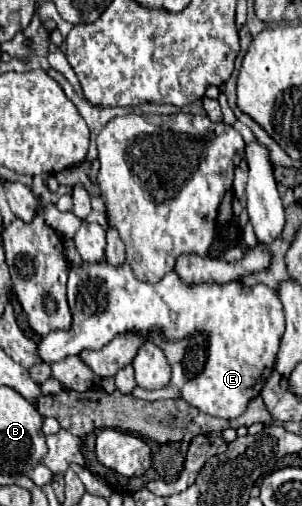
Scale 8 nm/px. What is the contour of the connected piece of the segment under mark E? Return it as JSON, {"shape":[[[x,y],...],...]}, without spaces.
{"shape":[[[106,260],[96,264],[80,264],[70,268],[68,276],[68,304],[72,310],[72,326],[70,330],[54,330],[48,336],[40,338],[36,346],[36,354],[42,362],[58,362],[64,360],[70,354],[80,354],[84,350],[100,350],[110,340],[114,340],[118,334],[138,334],[146,340],[176,340],[176,338],[188,338],[188,334],[204,334],[208,338],[208,360],[200,376],[194,378],[192,390],[182,390],[182,398],[198,408],[200,412],[206,412],[216,418],[238,418],[248,402],[260,394],[262,386],[266,384],[266,378],[274,370],[276,354],[282,342],[284,334],[284,310],[282,302],[264,284],[256,286],[244,286],[238,282],[226,282],[226,284],[186,284],[178,274],[172,270],[168,272],[160,282],[144,282],[138,280],[130,268],[128,262],[120,266],[110,266]]]}

